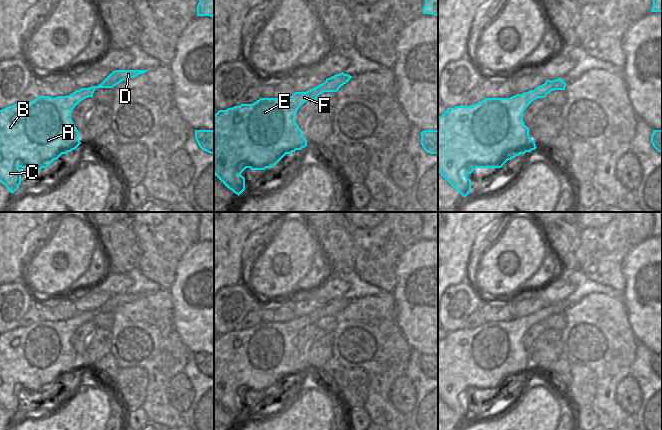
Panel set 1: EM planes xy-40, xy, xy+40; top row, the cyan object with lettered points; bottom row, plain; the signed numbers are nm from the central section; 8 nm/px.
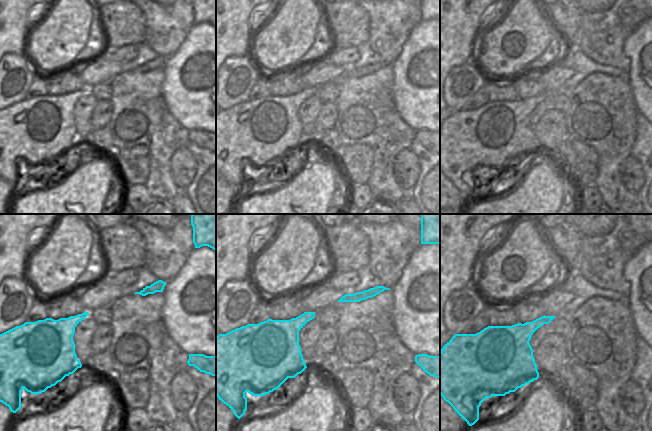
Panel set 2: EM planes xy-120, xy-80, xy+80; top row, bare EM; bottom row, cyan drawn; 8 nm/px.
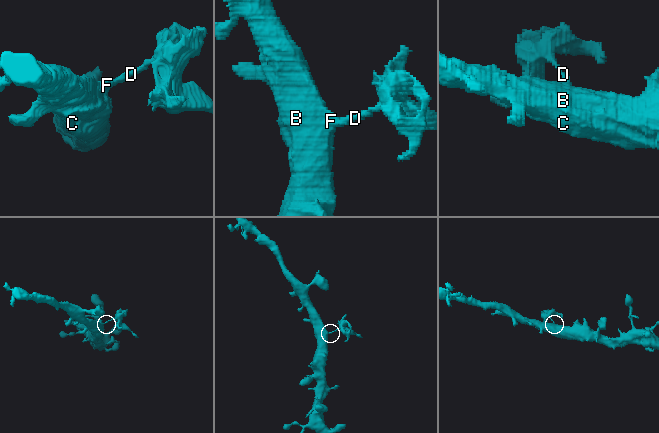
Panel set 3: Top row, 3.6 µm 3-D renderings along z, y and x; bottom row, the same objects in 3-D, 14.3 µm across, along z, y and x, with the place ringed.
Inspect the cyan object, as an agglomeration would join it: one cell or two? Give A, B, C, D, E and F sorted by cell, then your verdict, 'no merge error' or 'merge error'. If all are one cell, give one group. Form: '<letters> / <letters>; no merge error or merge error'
A B C E F / D; merge error

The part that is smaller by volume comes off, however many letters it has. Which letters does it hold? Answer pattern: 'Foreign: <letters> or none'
Foreign: D

